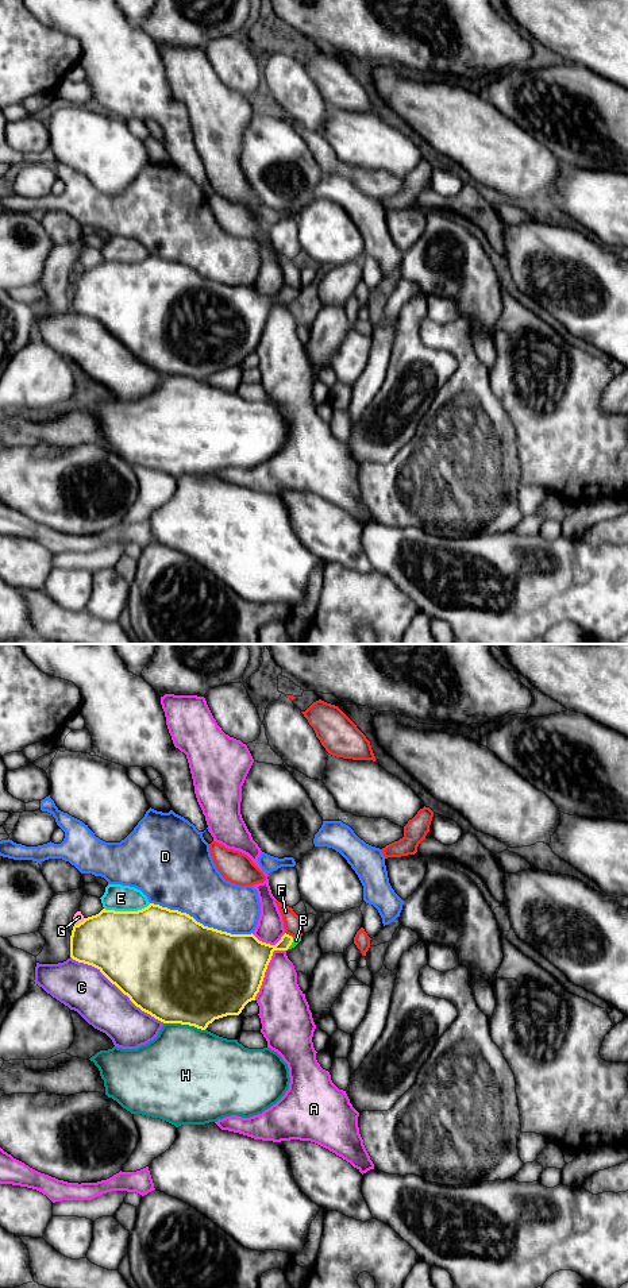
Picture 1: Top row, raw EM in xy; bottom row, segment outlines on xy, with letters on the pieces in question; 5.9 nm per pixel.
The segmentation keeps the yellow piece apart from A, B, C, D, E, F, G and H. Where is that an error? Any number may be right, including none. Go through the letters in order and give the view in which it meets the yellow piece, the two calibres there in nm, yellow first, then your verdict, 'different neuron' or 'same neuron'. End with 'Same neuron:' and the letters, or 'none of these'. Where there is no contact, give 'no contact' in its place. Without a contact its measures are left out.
A: contact in xy; calibres 460 and 280 nm; different neuron
B: contact in xy; calibres 220 and 50 nm; same neuron
C: contact in xy; calibres 500 and 280 nm; different neuron
D: contact in xy; calibres 500 and 360 nm; different neuron
E: contact in xy; calibres 480 and 160 nm; different neuron
F: contact in xy; calibres 200 and 100 nm; different neuron
G: contact in xy; calibres 380 and 60 nm; different neuron
H: contact in xy; calibres 500 and 480 nm; different neuron
Same neuron: B

